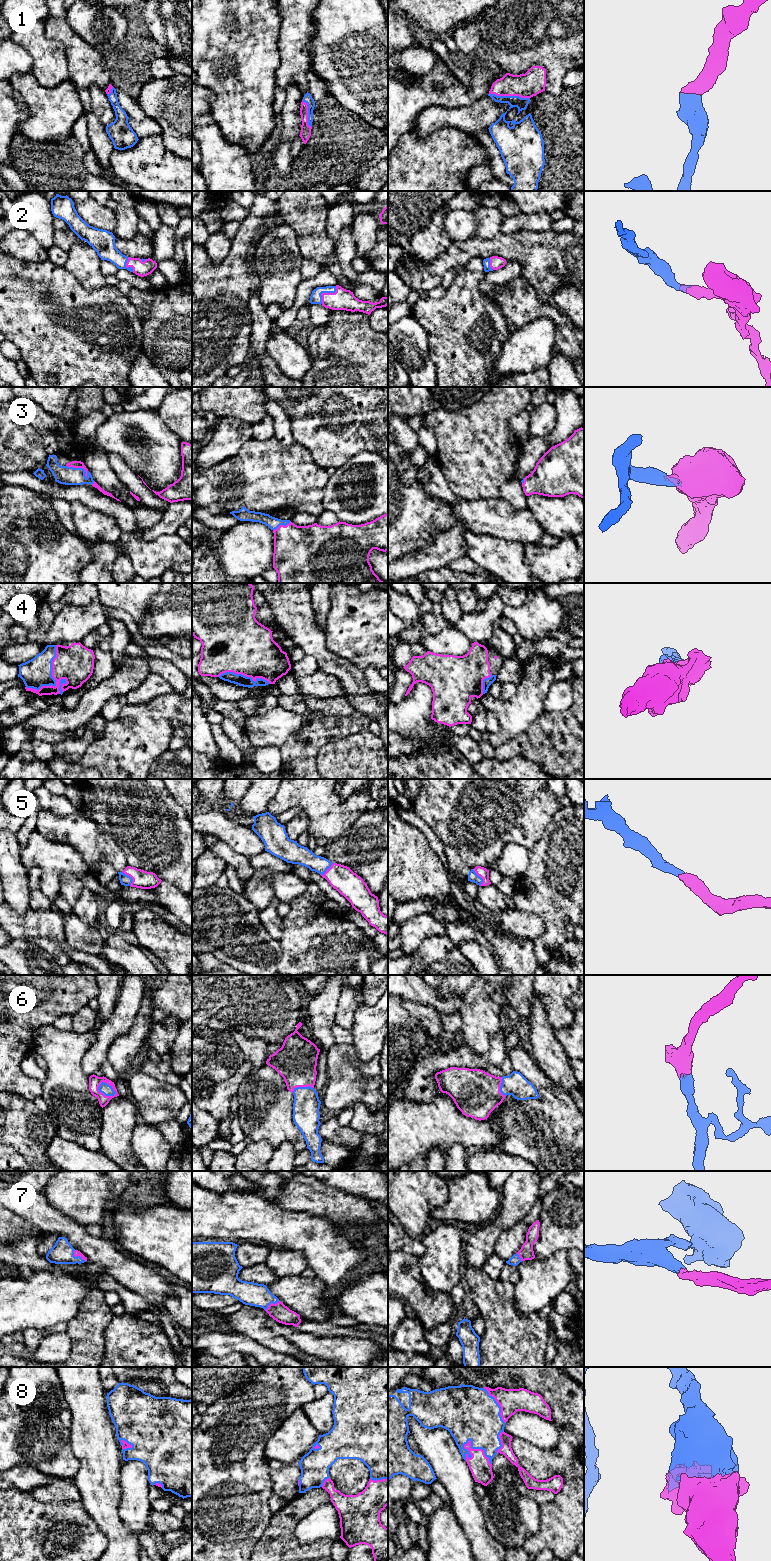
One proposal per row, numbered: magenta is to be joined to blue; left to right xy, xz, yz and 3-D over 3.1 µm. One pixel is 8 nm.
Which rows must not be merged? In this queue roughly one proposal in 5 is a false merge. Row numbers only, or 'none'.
none

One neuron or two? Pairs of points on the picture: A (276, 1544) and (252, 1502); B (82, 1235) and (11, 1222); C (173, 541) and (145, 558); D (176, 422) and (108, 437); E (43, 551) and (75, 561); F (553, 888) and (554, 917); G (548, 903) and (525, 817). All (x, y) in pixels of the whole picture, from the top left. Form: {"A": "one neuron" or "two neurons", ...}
{"A": "two neurons", "B": "two neurons", "C": "one neuron", "D": "two neurons", "E": "one neuron", "F": "one neuron", "G": "two neurons"}

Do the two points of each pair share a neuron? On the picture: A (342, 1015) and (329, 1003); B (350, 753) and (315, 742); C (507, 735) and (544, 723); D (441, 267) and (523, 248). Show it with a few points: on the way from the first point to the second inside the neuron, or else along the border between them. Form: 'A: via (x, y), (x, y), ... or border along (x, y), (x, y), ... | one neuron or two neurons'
A: border along (342, 987), (337, 1002), (334, 1023) | two neurons
B: border along (346, 736), (325, 744), (315, 759) | two neurons
C: border along (542, 712), (523, 732), (506, 742) | two neurons
D: via (461, 251), (468, 248), (503, 248) | one neuron

